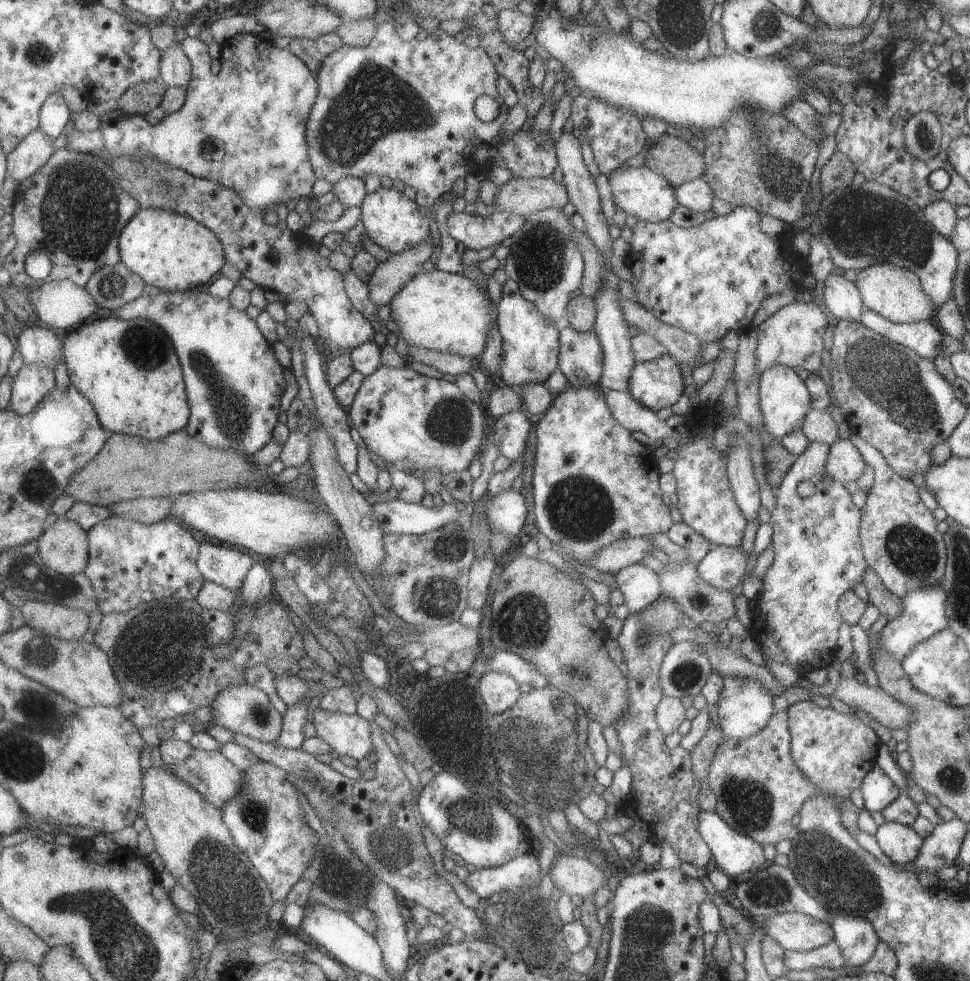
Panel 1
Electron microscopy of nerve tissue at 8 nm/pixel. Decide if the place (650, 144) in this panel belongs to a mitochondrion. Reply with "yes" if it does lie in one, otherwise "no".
no

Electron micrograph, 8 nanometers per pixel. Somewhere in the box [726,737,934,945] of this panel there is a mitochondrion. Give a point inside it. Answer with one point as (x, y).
(819, 860)

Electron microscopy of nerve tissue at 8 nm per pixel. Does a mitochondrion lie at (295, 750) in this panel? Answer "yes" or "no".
no

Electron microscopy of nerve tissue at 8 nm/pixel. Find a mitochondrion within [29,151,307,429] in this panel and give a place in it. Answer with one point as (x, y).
(79, 216)

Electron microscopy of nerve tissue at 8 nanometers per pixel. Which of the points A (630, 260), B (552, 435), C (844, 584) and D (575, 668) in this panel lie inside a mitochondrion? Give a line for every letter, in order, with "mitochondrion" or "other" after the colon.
A: other
B: other
C: other
D: mitochondrion

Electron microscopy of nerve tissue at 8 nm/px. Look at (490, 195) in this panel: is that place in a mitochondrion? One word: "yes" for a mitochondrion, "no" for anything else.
no

